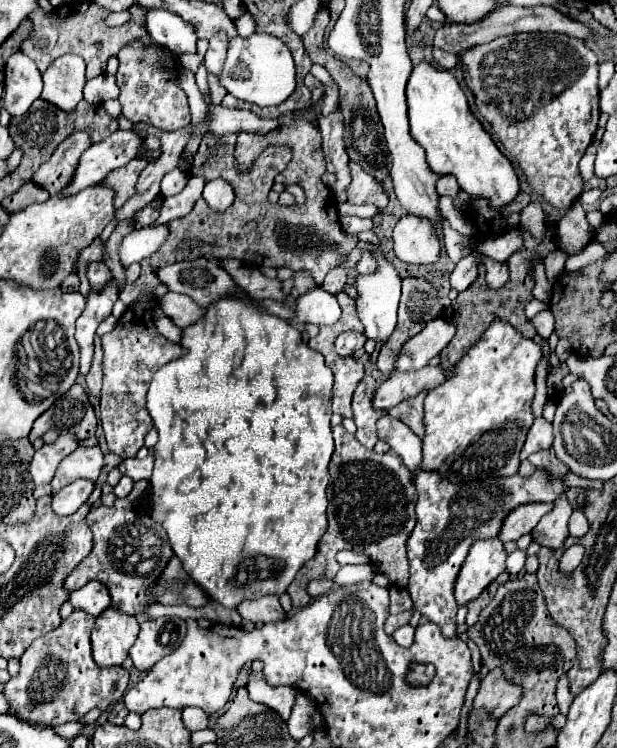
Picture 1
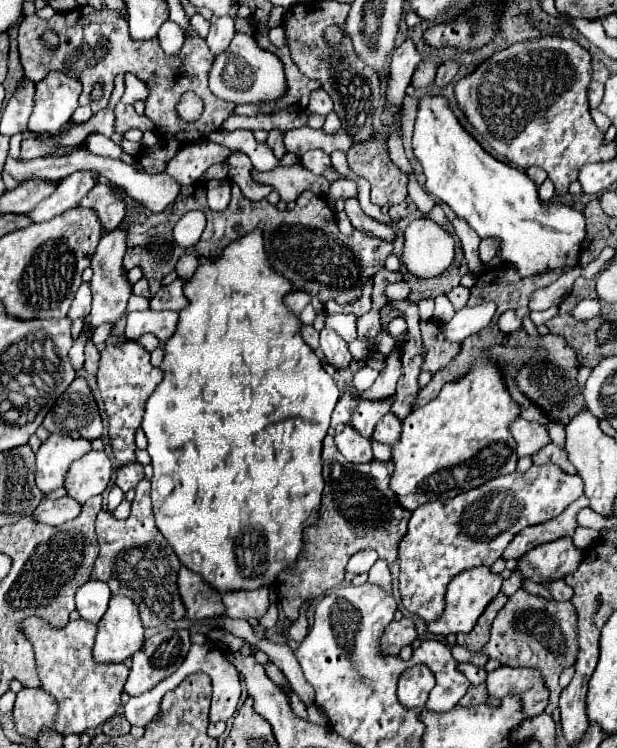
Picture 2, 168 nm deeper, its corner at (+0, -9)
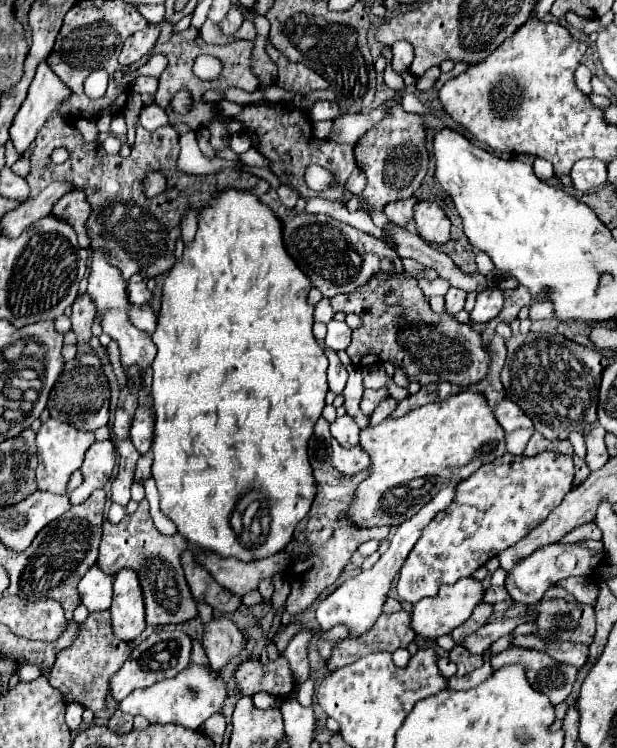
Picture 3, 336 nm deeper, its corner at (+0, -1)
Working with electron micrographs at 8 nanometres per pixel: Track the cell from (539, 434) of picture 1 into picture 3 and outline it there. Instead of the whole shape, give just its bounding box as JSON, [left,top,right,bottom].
[494,399,534,433]

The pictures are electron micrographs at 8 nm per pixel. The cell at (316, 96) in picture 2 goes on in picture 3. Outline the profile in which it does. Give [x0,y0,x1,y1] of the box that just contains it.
[310,101,340,123]

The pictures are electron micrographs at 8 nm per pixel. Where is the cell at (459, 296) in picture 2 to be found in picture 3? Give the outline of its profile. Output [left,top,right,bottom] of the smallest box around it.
[446,287,466,315]

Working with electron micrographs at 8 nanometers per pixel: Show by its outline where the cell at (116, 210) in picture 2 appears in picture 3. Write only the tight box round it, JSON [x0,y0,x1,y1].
[52,191,90,249]

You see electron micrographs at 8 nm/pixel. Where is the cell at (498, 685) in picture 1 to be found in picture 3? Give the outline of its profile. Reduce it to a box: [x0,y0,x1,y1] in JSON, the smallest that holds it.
[490,647,578,705]

